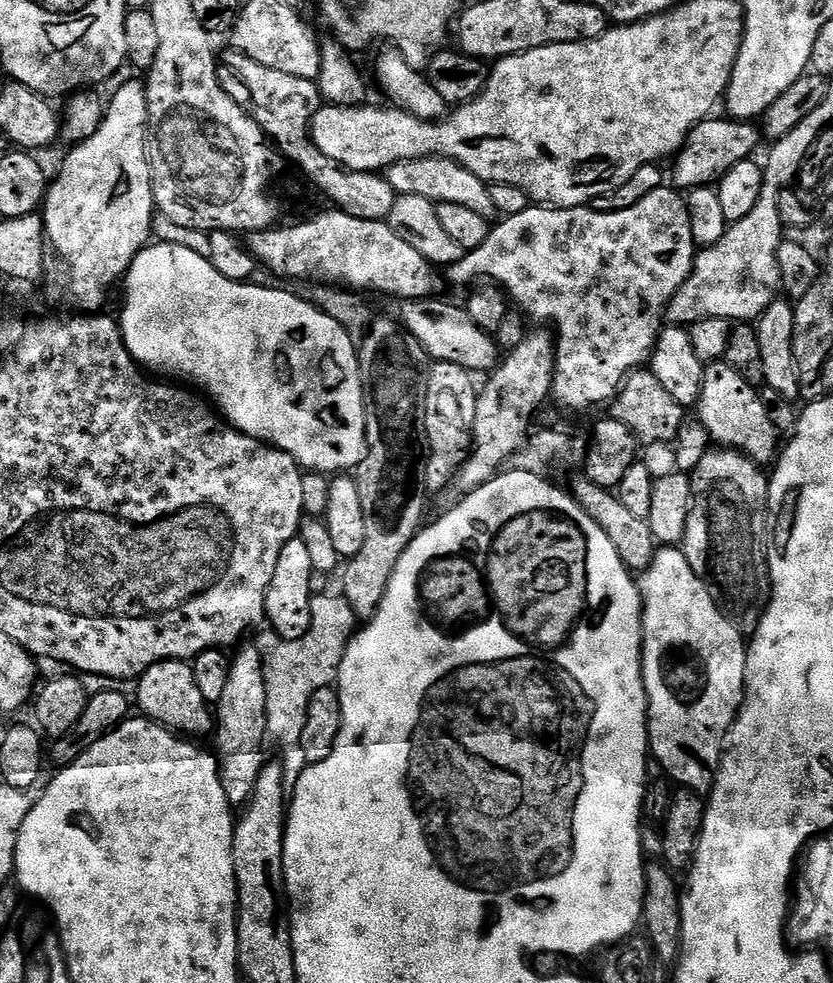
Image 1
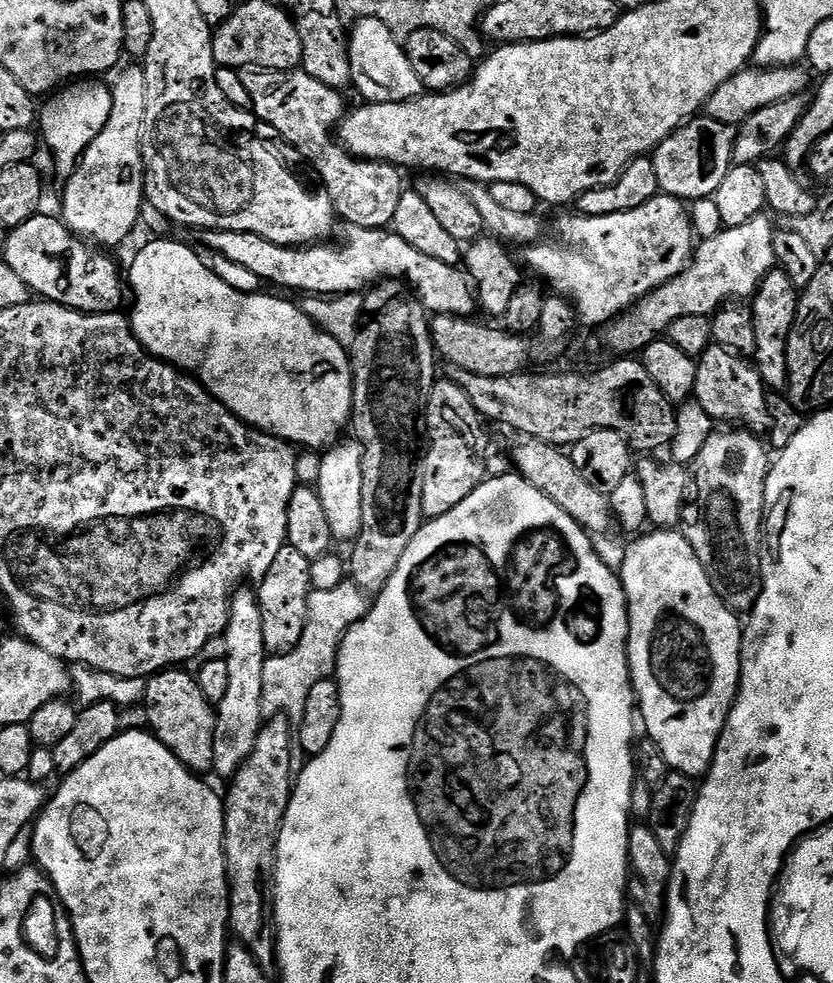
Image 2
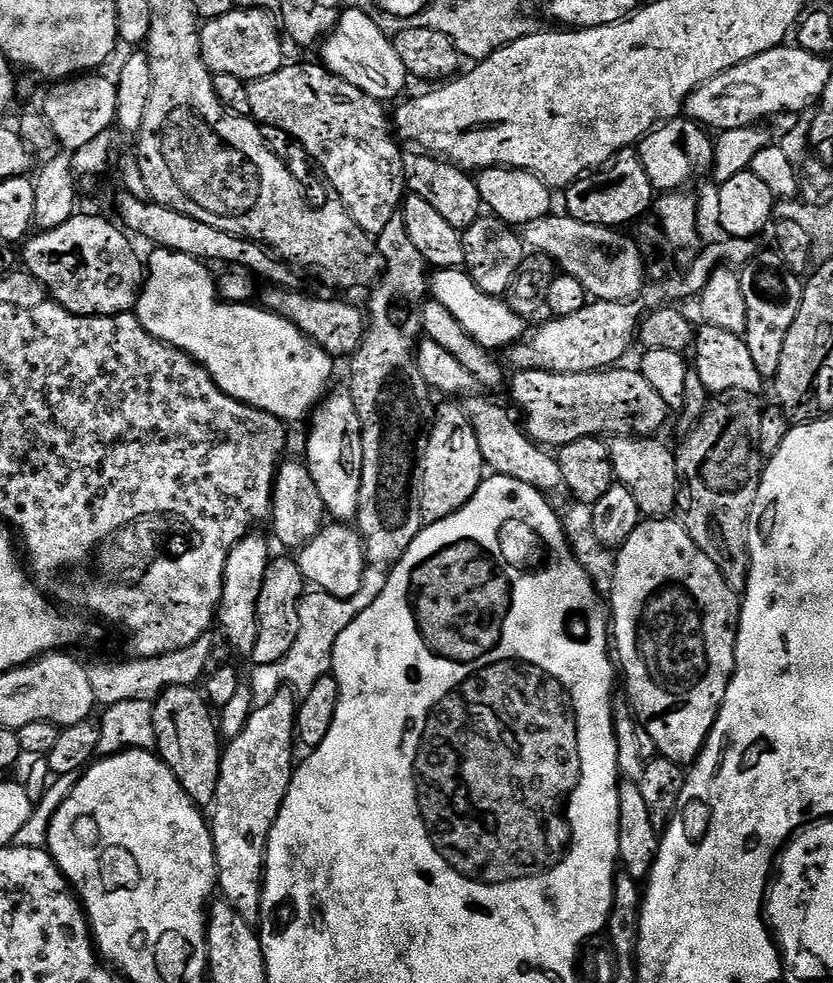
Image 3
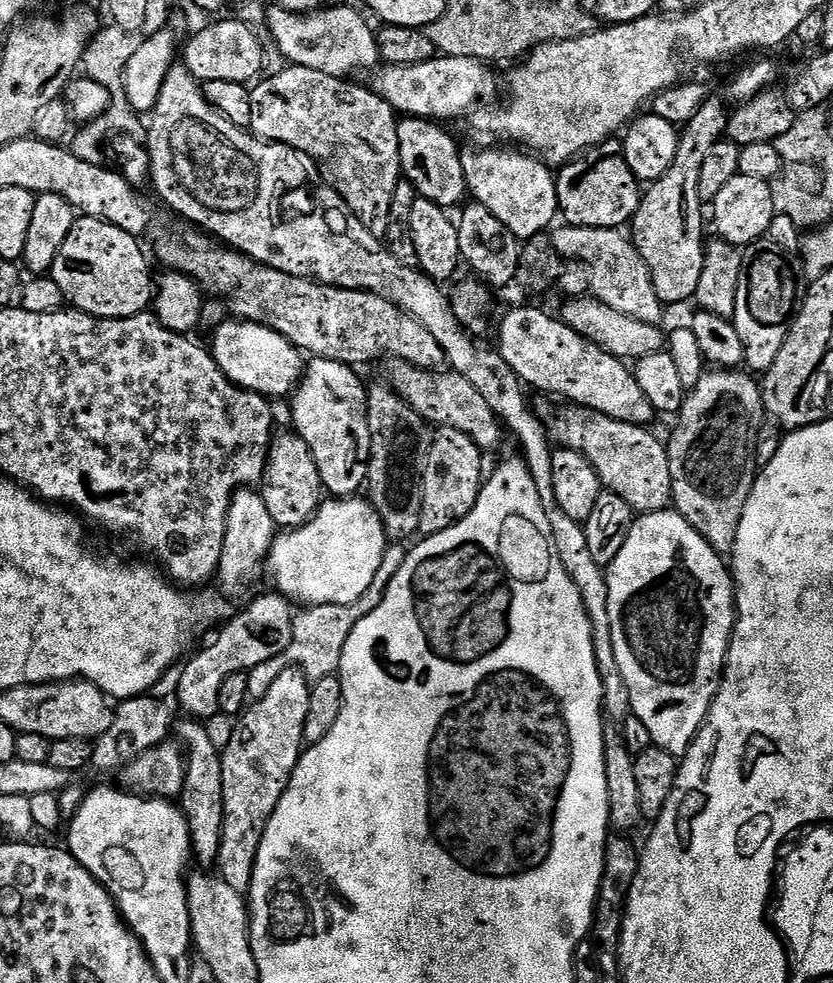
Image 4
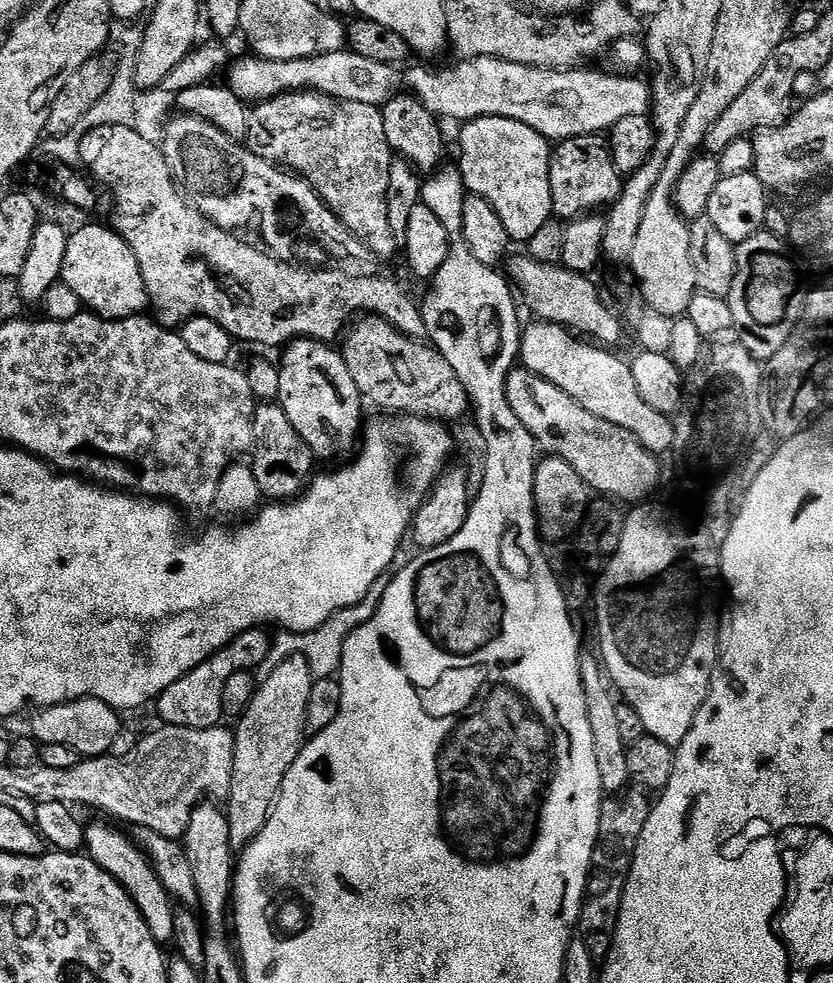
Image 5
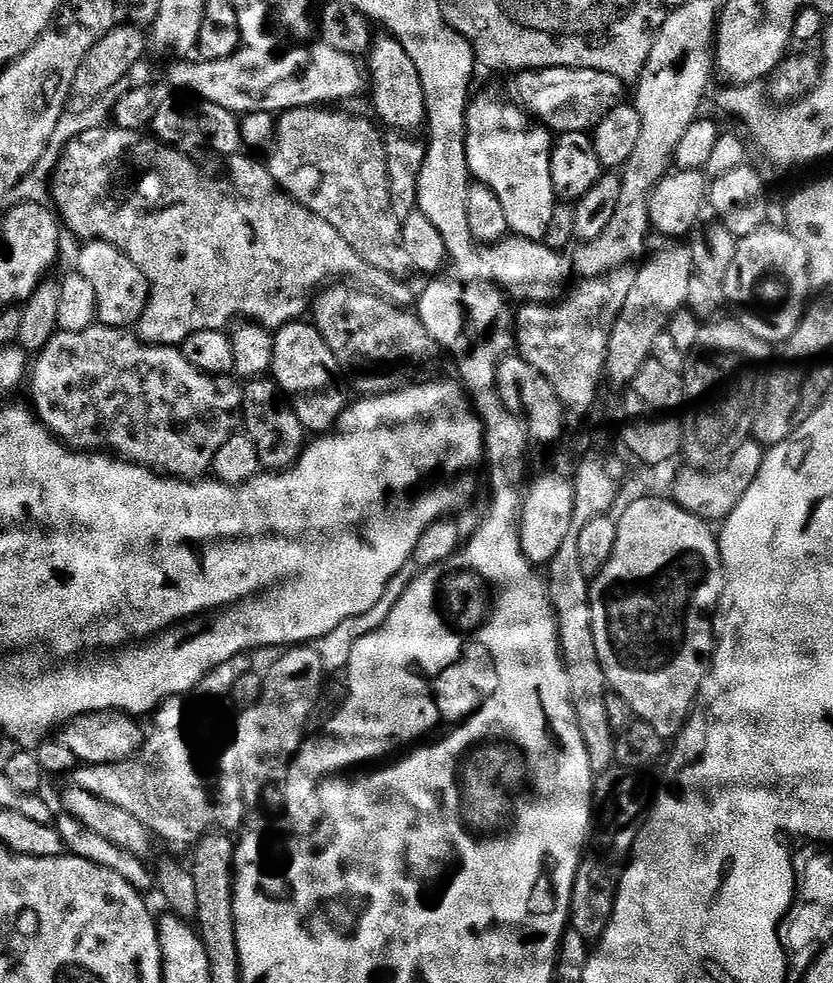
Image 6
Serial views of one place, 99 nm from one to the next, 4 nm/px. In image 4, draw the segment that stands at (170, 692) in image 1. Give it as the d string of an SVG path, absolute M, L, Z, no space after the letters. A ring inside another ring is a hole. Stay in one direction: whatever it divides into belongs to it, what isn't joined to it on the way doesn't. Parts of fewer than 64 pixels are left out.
M180 718L174 724L174 736L184 753L184 785L178 797L178 807L186 818L186 826L192 835L192 855L200 866L215 865L218 850L222 846L222 822L224 799L222 798L222 752L212 741L201 721Z

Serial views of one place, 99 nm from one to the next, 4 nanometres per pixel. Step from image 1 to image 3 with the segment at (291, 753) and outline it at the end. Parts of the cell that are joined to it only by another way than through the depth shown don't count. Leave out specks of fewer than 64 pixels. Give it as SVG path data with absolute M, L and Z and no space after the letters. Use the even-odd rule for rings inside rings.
M368 566L364 569L358 594L345 600L331 596L328 592L305 591L298 606L298 638L294 638L290 654L273 664L255 665L256 669L253 670L250 681L253 705L258 708L266 706L266 702L270 702L270 698L274 698L274 694L285 686L290 686L293 693L303 694L310 690L310 686L314 686L314 682L318 682L318 678L329 675L332 672L332 655L338 642L338 634L342 634L342 630L346 630L346 626L350 626L350 622L354 622L354 618L358 618L362 610L366 610L376 601L384 588L385 579L386 572L383 567Z

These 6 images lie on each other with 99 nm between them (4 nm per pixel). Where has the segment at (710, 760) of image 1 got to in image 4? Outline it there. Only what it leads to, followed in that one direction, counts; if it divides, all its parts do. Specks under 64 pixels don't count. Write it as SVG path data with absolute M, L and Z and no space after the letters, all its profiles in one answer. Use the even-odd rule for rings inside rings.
M675 510L645 512L632 521L632 529L618 550L618 558L607 565L610 592L610 633L622 682L630 694L631 715L642 718L653 745L677 758L683 757L700 732L720 688L728 643L738 619L736 590L725 557L682 514Z

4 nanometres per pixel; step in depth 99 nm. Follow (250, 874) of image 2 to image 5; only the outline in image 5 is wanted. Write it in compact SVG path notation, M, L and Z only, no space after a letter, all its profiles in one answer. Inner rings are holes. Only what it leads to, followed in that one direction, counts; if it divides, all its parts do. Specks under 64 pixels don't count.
M302 655L287 656L270 675L259 681L250 706L239 717L237 724L240 725L235 725L234 770L226 797L233 849L247 849L248 843L270 823L270 813L279 801L288 772L296 767L298 754L306 743L306 706L310 706L313 683L310 662Z

